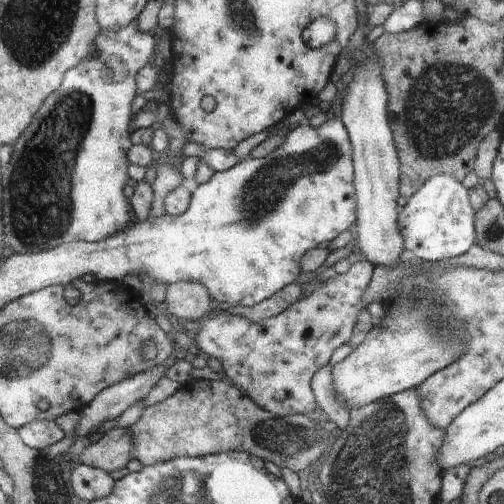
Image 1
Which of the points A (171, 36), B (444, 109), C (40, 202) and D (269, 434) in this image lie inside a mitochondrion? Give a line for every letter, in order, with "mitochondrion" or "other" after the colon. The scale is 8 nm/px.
A: other
B: mitochondrion
C: mitochondrion
D: mitochondrion

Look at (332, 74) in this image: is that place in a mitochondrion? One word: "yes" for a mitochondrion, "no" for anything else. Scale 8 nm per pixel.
no

